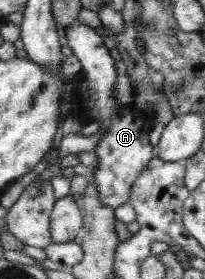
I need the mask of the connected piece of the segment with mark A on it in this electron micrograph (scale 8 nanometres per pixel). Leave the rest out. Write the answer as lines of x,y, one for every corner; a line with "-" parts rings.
72,21
65,27
66,43
72,49
73,54
78,57
82,64
82,71
89,81
88,101
86,111
88,116
100,121
100,129
104,133
95,147
98,163
94,169
90,169
89,176
92,177
95,191
99,201
114,210
130,202
131,192
138,175
148,167
150,160
155,157
156,148
150,144
148,133
152,129
150,116
145,113
126,113
126,107
116,105
114,101
114,85
118,79
115,61
117,57
111,52
97,31
80,21

